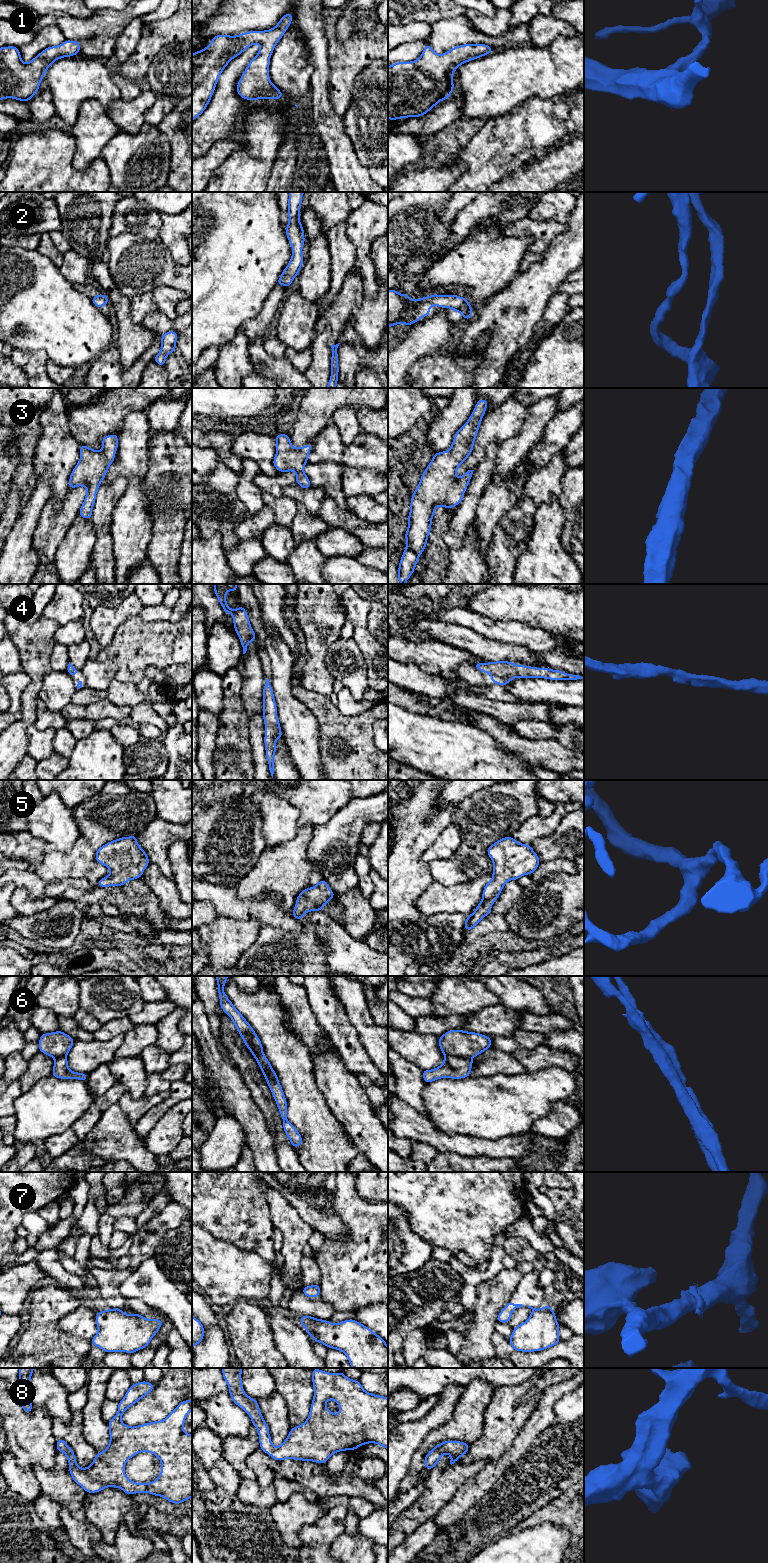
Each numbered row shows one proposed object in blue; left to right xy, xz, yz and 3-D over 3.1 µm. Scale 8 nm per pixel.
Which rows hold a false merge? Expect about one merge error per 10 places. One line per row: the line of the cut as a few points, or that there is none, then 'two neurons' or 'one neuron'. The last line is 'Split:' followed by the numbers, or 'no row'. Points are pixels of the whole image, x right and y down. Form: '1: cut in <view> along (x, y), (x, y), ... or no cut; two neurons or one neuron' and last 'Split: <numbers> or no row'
1: no cut; one neuron
2: no cut; one neuron
3: no cut; one neuron
4: no cut; one neuron
5: no cut; one neuron
6: cut in xz along (239, 1032), (245, 1033), (248, 1036), (255, 1058); two neurons
7: cut in xy along (113, 1309), (120, 1310); two neurons
8: no cut; one neuron
Split: 6, 7

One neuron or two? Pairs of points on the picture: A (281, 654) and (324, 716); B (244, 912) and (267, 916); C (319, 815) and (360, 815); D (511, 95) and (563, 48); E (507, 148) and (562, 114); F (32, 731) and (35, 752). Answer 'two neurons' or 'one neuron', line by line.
A: two neurons
B: one neuron
C: two neurons
D: one neuron
E: one neuron
F: one neuron

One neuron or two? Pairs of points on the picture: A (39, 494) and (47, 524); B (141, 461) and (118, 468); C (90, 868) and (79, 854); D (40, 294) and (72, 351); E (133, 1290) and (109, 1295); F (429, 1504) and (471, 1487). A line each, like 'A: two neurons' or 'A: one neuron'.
A: two neurons
B: one neuron
C: one neuron
D: one neuron
E: two neurons
F: two neurons

